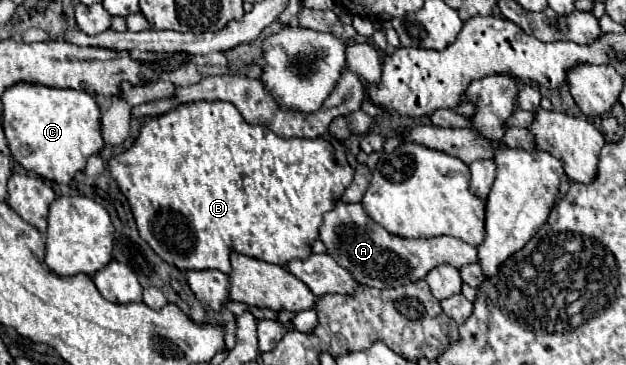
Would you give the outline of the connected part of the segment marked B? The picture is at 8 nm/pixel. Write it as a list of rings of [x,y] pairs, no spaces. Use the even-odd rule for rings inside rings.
[[[192,102],[192,104],[182,104],[172,112],[166,112],[162,116],[152,116],[146,118],[146,122],[140,126],[140,134],[134,140],[134,144],[124,150],[122,154],[116,154],[108,160],[108,168],[112,172],[112,178],[116,180],[120,192],[126,196],[130,210],[134,214],[140,238],[148,242],[148,246],[168,264],[174,264],[180,270],[220,270],[220,272],[230,272],[230,252],[238,250],[246,256],[270,262],[270,264],[278,264],[278,266],[286,266],[290,260],[294,258],[308,258],[312,254],[310,244],[318,238],[318,228],[322,224],[322,216],[324,212],[334,208],[334,198],[340,198],[344,194],[344,190],[350,186],[354,170],[346,164],[340,166],[334,158],[334,148],[328,140],[324,138],[280,138],[276,136],[270,128],[266,126],[252,126],[248,124],[242,114],[236,110],[234,104],[230,102]]]

